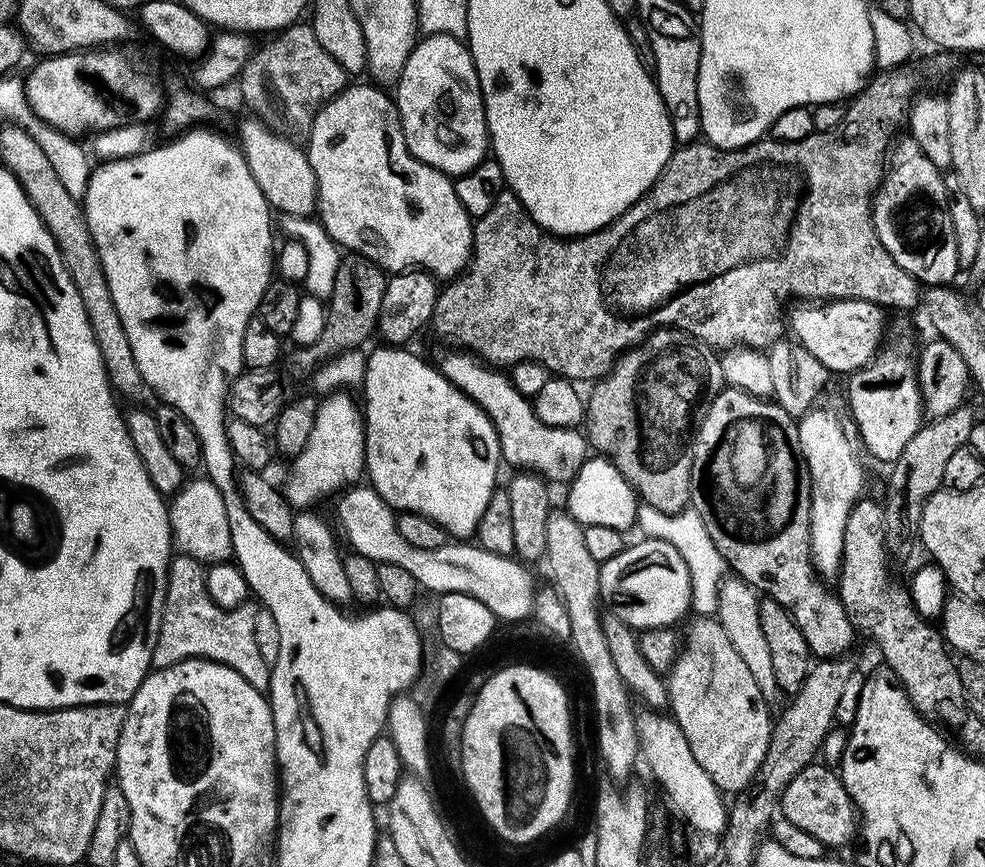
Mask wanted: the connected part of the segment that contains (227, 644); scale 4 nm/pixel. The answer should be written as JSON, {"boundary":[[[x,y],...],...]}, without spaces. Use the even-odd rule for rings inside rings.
{"boundary":[[[183,554],[173,555],[168,563],[162,622],[154,642],[152,668],[174,666],[183,660],[213,660],[222,666],[230,666],[230,670],[238,670],[254,690],[267,693],[272,682],[272,669],[262,658],[255,642],[257,605],[249,602],[234,610],[214,606],[210,594],[204,590],[205,571],[205,565],[200,561]]]}

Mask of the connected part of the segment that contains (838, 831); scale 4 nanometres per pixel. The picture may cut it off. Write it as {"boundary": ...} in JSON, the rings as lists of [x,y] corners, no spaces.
{"boundary":[[[820,762],[806,765],[786,786],[780,803],[780,816],[798,826],[798,830],[806,830],[806,834],[818,838],[818,842],[828,850],[840,848],[851,840],[853,843],[858,832],[858,813],[850,794],[839,775]]]}

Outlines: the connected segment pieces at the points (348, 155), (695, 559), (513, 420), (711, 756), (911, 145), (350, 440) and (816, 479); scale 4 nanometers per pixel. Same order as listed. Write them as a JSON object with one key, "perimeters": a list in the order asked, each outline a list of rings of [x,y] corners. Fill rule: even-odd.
{"perimeters":[[[[372,82],[367,83],[356,85],[353,83],[351,86],[345,87],[344,91],[338,93],[333,100],[323,104],[312,120],[312,127],[306,133],[308,161],[314,170],[314,178],[316,179],[316,212],[318,213],[318,219],[336,245],[349,253],[365,256],[367,260],[372,260],[380,268],[383,268],[385,273],[395,274],[409,270],[423,270],[440,278],[455,278],[467,268],[468,261],[472,259],[473,217],[468,216],[462,202],[458,202],[456,186],[450,177],[445,172],[439,172],[437,168],[430,167],[426,162],[422,162],[410,154],[410,150],[406,146],[404,131],[401,130],[400,121],[396,115],[396,105],[393,97],[389,93],[387,96],[384,93],[387,91],[383,87]]],[[[639,505],[637,514],[637,529],[641,529],[641,535],[647,539],[664,540],[670,542],[682,560],[686,562],[690,572],[692,607],[691,609],[700,616],[712,616],[716,613],[717,594],[719,587],[727,573],[728,567],[718,548],[714,546],[713,539],[706,531],[696,511],[691,508],[684,509],[678,515],[664,514],[662,511],[654,510],[653,507]]],[[[448,350],[445,353],[445,356],[438,361],[440,373],[458,391],[466,394],[466,398],[470,398],[475,402],[486,414],[486,418],[490,418],[490,422],[494,426],[496,437],[500,443],[500,455],[505,465],[513,464],[513,469],[534,472],[536,475],[544,477],[545,481],[551,482],[553,485],[556,483],[563,484],[564,486],[575,478],[580,467],[584,465],[585,460],[589,459],[590,456],[588,437],[583,431],[574,428],[546,426],[546,422],[542,422],[542,418],[538,418],[538,414],[534,414],[531,399],[518,394],[518,390],[514,390],[511,375],[505,374],[495,366],[485,364],[483,360],[477,358],[471,352]]],[[[696,618],[696,621],[682,636],[683,647],[680,656],[672,664],[672,671],[667,673],[668,708],[670,716],[681,727],[690,751],[698,764],[706,770],[716,783],[721,793],[739,794],[751,785],[756,777],[758,766],[762,766],[762,758],[766,758],[766,750],[772,737],[773,713],[768,713],[769,701],[764,699],[762,690],[758,690],[758,682],[754,682],[754,674],[750,674],[746,662],[734,648],[726,630],[722,630],[720,621],[715,618]]],[[[910,138],[897,139],[893,143],[886,157],[886,171],[884,179],[876,190],[872,201],[872,225],[890,258],[906,270],[915,280],[919,280],[924,286],[948,286],[952,279],[962,272],[958,262],[958,242],[954,234],[954,222],[950,222],[950,210],[948,209],[949,185],[944,185],[945,173],[922,150],[918,150],[918,142]]],[[[347,391],[334,392],[319,401],[314,431],[311,432],[302,454],[294,458],[296,469],[284,488],[288,504],[296,510],[308,510],[312,503],[332,493],[340,494],[359,485],[365,475],[364,467],[364,418],[359,403],[351,400]]],[[[813,407],[812,411],[805,416],[799,417],[798,438],[812,483],[810,502],[812,567],[816,569],[817,576],[832,582],[840,575],[844,557],[846,518],[850,518],[850,510],[857,500],[861,499],[863,492],[860,491],[864,488],[864,468],[860,465],[861,453],[858,451],[857,441],[846,420],[844,425],[843,418],[834,409],[820,407]]]]}

